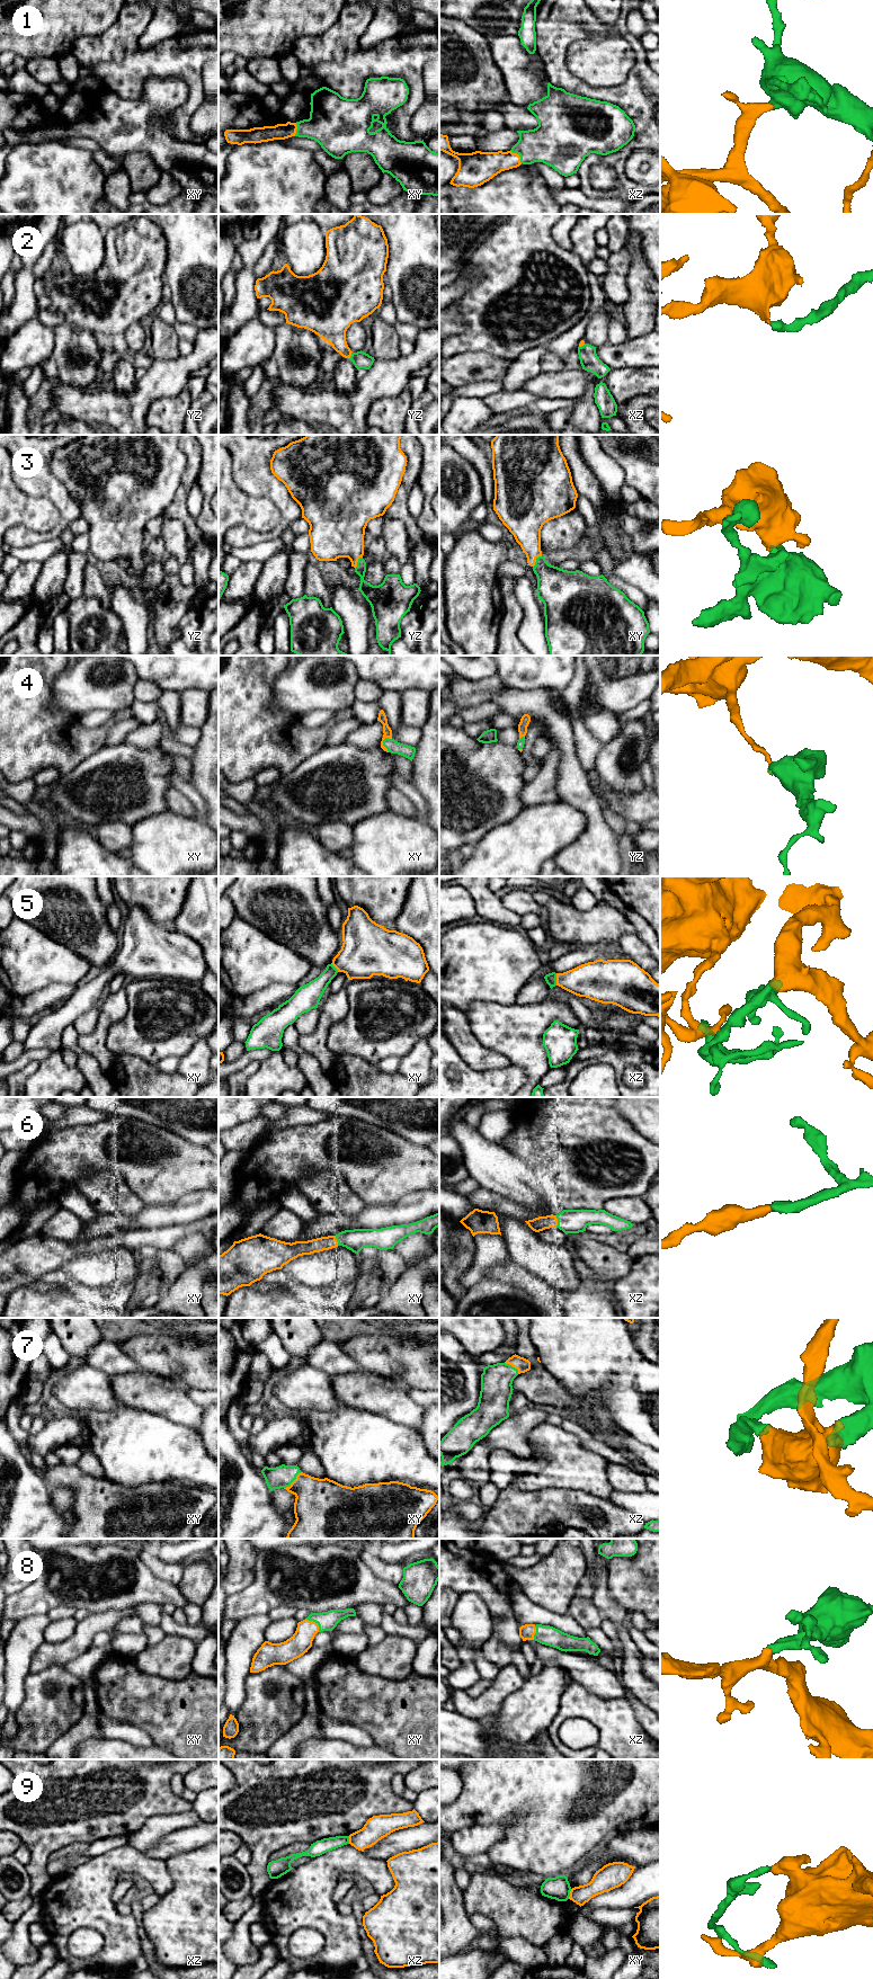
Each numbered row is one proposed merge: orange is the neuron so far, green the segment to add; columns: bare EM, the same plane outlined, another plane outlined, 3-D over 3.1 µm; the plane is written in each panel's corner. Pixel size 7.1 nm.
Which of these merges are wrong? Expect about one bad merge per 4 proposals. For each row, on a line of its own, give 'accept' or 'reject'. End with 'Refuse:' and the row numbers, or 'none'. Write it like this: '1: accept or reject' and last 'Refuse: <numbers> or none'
1: accept
2: accept
3: accept
4: accept
5: accept
6: accept
7: accept
8: accept
9: reject
Refuse: 9

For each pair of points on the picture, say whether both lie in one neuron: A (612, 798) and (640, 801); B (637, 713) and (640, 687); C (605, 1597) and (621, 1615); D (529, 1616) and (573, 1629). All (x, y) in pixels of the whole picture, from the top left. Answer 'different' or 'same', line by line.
A: same
B: different
C: same
D: same

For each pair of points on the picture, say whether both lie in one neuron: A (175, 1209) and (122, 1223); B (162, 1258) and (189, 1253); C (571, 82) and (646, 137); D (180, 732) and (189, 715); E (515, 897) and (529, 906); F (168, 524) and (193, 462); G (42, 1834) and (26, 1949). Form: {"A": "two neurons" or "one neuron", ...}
{"A": "one neuron", "B": "two neurons", "C": "one neuron", "D": "two neurons", "E": "one neuron", "F": "two neurons", "G": "two neurons"}

